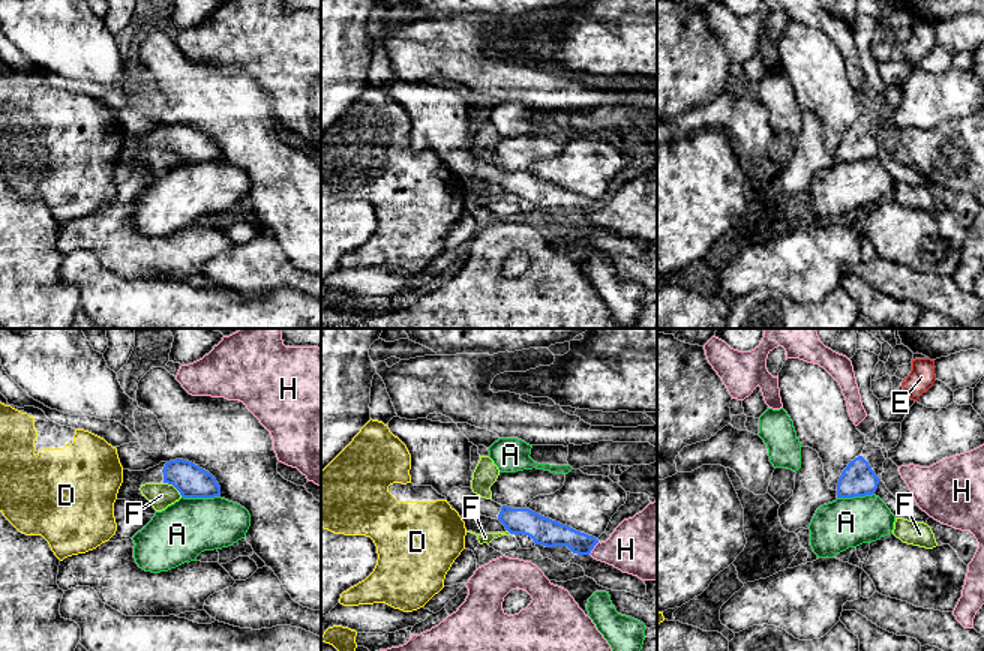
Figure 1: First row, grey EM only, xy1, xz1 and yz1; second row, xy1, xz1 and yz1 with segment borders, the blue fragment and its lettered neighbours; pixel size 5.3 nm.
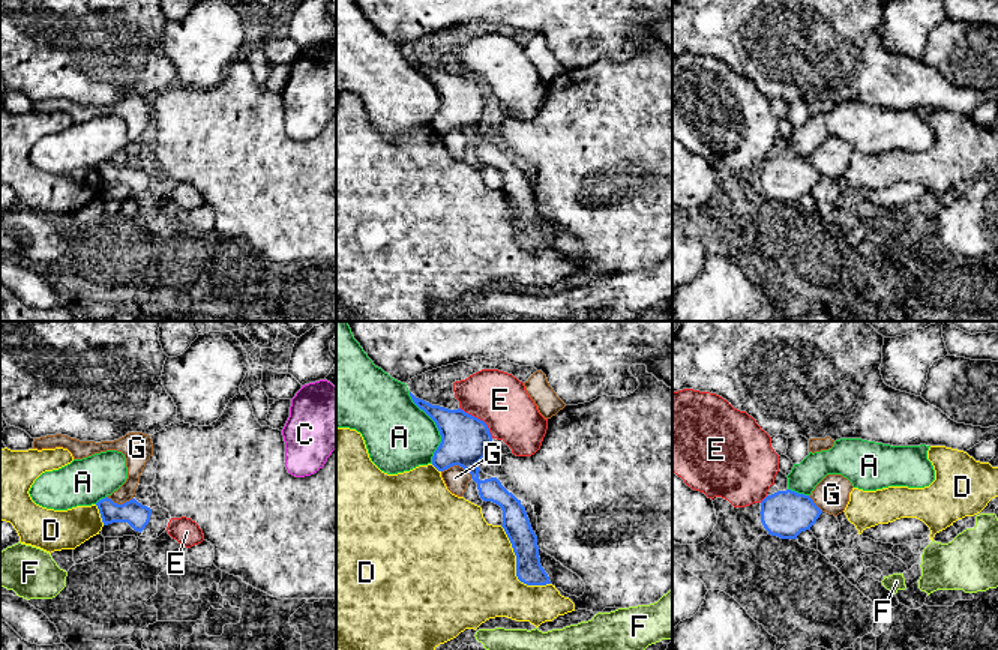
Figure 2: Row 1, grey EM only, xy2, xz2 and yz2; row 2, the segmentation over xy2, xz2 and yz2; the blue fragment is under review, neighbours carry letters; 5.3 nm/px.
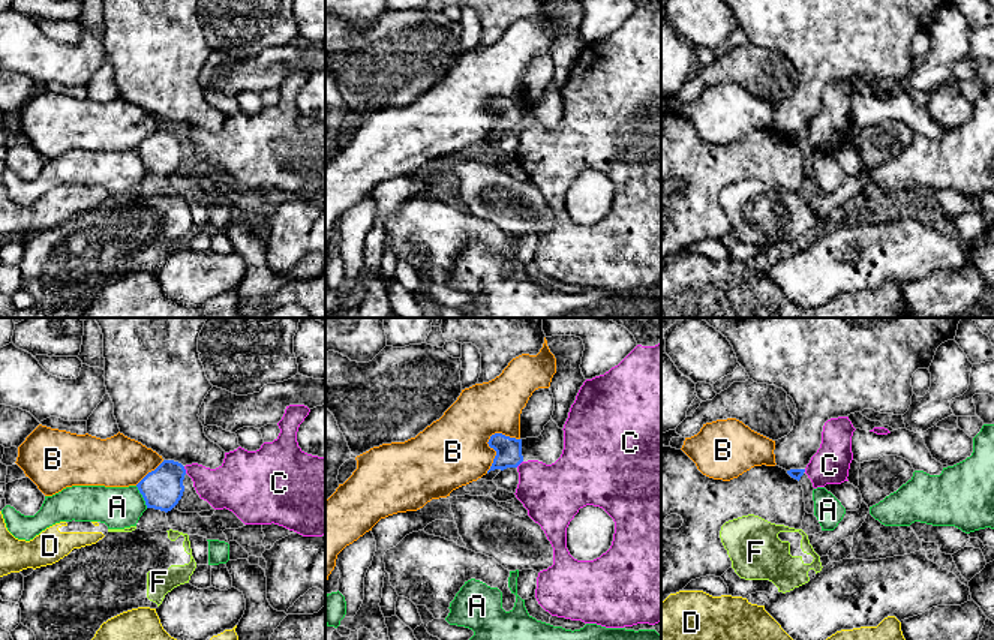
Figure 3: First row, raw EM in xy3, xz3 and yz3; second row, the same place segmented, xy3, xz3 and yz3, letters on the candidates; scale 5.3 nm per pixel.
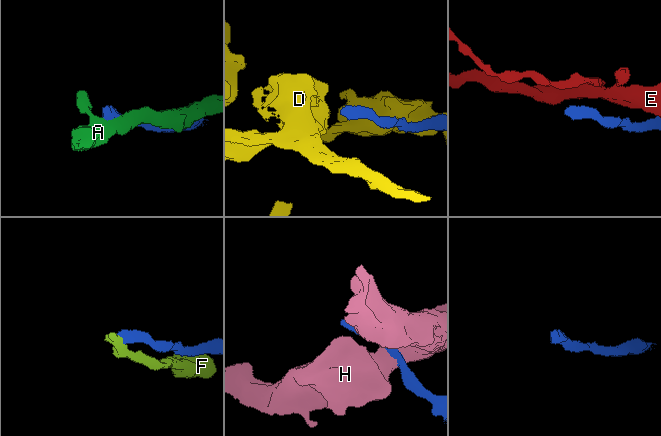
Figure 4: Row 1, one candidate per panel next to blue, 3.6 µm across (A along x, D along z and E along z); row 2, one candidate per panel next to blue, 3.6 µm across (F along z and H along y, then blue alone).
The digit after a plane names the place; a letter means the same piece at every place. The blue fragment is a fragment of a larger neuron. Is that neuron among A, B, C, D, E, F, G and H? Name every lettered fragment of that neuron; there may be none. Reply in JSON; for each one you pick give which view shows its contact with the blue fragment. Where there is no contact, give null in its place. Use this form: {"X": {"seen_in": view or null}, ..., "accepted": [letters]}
{"accepted": []}

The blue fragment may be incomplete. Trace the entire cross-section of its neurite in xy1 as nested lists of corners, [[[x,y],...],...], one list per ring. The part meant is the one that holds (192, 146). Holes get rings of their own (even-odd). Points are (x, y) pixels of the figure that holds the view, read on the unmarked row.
[[[176,123],[160,126],[146,135],[123,134],[123,147],[117,164],[126,164],[142,177],[154,178],[156,174],[140,154],[146,147],[172,148],[183,162],[214,162],[220,159],[220,150],[210,136],[189,124]]]

